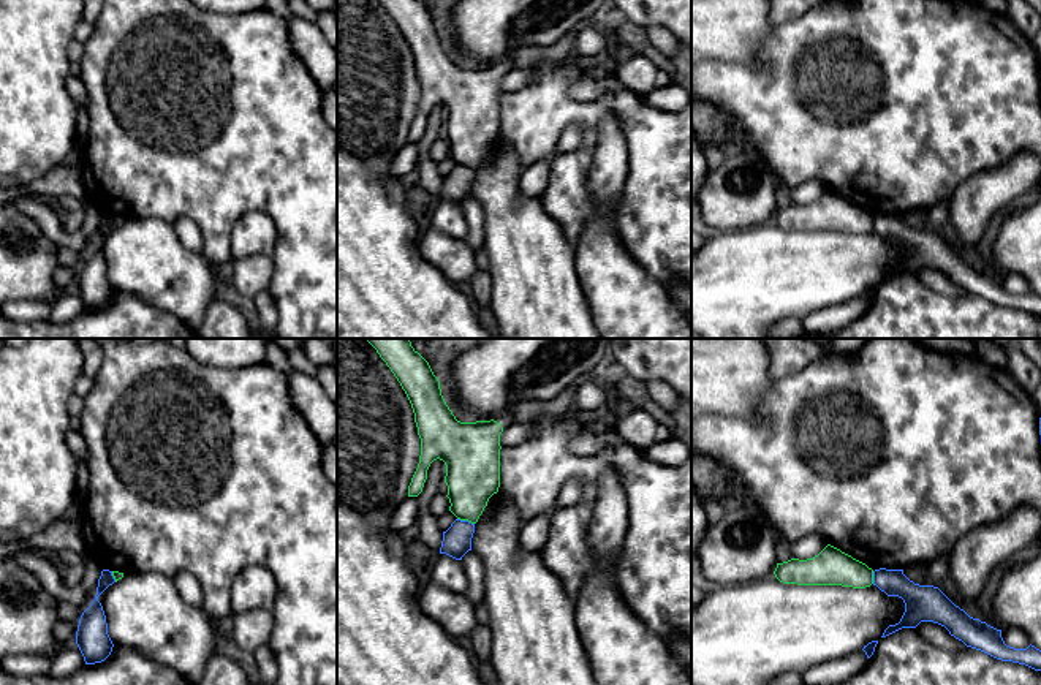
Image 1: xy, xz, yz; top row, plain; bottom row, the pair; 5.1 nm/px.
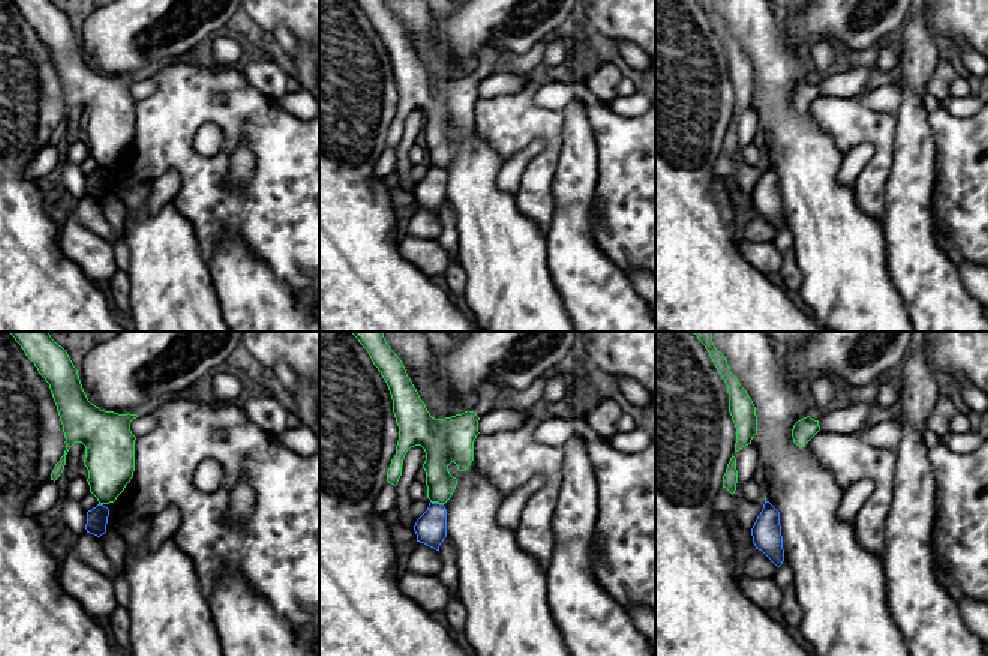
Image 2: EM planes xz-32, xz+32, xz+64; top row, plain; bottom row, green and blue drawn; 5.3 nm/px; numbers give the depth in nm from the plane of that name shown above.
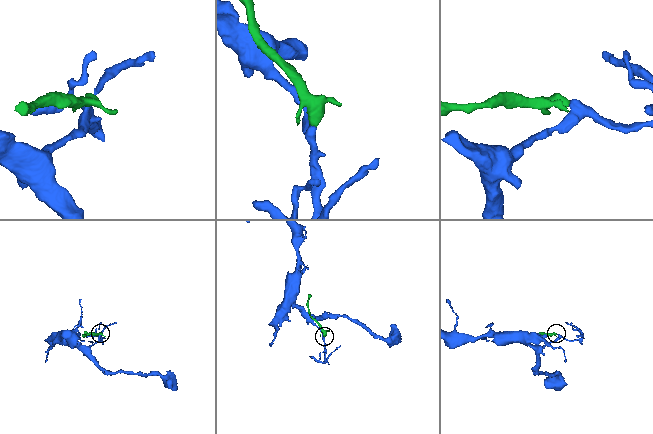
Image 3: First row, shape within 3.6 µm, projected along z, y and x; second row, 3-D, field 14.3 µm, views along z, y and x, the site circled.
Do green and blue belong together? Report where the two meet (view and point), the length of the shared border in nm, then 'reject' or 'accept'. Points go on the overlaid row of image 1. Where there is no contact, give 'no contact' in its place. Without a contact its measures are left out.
meets green in xz at (465, 519); contact 90 nm long; reject

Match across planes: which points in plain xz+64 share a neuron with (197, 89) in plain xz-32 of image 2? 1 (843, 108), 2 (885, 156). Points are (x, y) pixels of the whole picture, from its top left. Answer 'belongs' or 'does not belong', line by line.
1: belongs
2: belongs

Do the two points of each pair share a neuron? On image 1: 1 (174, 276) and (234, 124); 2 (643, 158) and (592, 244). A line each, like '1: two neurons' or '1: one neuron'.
1: two neurons
2: two neurons

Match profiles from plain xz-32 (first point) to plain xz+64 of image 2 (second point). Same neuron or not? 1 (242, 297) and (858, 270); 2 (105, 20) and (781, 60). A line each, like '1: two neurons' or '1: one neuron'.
1: two neurons
2: two neurons

